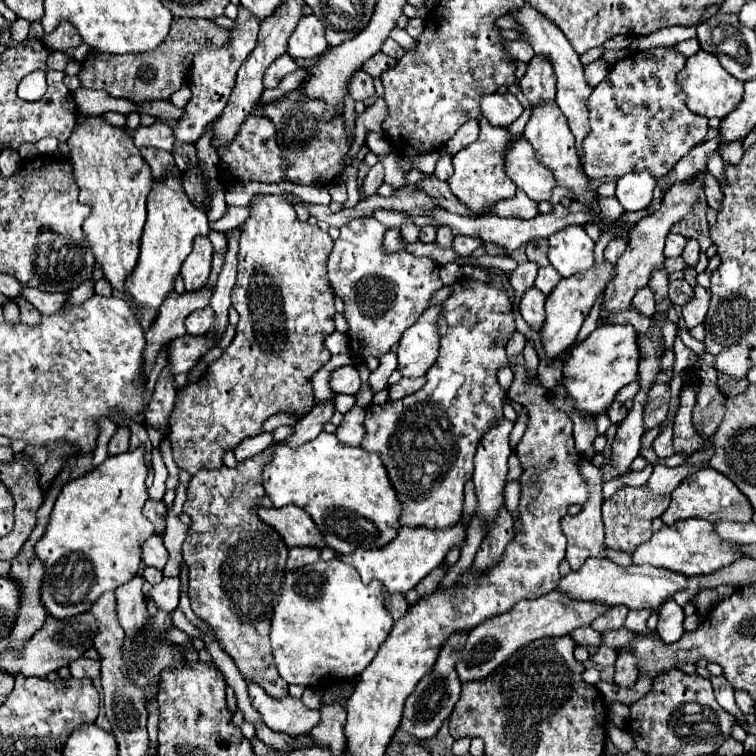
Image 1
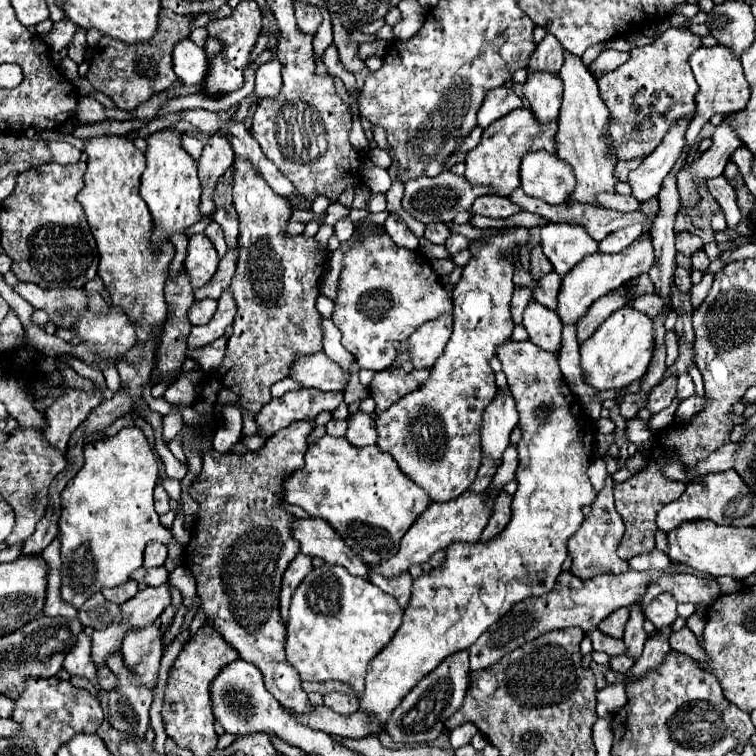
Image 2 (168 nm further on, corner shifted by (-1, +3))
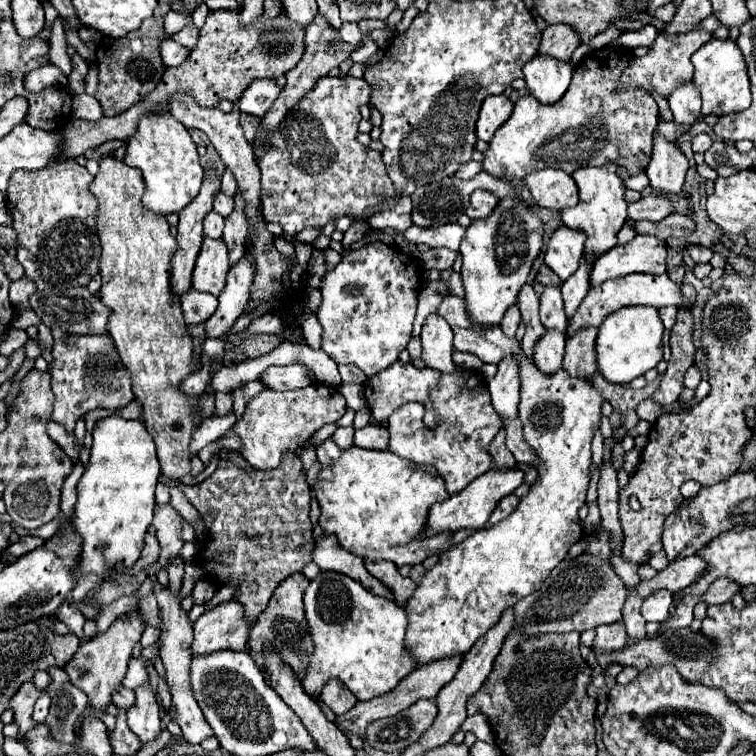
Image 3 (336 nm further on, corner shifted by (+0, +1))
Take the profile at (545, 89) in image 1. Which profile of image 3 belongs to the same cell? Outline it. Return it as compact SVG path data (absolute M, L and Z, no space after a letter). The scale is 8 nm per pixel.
M549 25L543 31L541 39L541 55L551 55L559 61L569 61L571 53L581 45L577 31L571 25Z

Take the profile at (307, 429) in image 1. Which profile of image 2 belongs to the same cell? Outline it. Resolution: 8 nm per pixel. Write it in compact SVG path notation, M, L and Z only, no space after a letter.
M314 421L292 423L290 427L278 431L276 435L268 437L264 447L258 451L248 451L244 455L236 453L218 453L206 451L202 455L202 471L194 479L190 497L198 503L198 519L192 529L192 539L184 547L186 567L192 571L198 595L200 595L200 609L206 613L206 619L212 621L214 629L222 635L222 639L236 647L240 659L254 663L262 675L266 689L274 695L274 699L288 709L298 713L308 713L312 709L306 693L300 687L300 677L284 657L284 637L286 627L280 615L280 583L288 563L298 555L298 543L290 537L290 523L292 515L280 509L282 503L282 481L288 477L290 471L296 471L304 465L304 451L308 447L308 435L314 429Z

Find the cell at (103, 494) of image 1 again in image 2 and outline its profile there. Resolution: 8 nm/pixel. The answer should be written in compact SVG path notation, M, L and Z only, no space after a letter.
M140 427L122 429L114 437L84 447L84 467L62 491L62 515L58 523L62 601L78 609L104 587L126 583L142 565L144 547L150 541L170 541L170 531L160 525L152 503L156 483L158 465Z

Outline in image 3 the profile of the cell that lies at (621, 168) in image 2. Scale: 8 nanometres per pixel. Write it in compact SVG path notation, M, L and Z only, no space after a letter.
M665 121L665 123L657 125L657 131L659 131L665 139L669 139L669 141L677 139L677 135L681 135L681 133L683 133L677 125L673 125L673 121Z

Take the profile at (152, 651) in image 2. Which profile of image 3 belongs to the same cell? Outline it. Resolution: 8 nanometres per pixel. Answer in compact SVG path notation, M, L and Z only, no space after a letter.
M143 685L135 689L137 703L127 711L127 725L137 735L141 745L157 739L161 733L161 719L159 719L159 703L151 689L151 685Z

